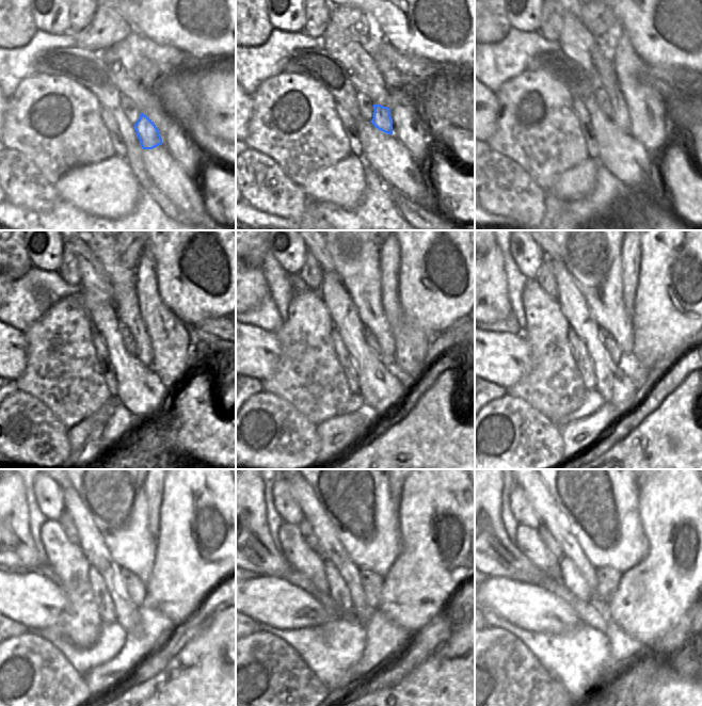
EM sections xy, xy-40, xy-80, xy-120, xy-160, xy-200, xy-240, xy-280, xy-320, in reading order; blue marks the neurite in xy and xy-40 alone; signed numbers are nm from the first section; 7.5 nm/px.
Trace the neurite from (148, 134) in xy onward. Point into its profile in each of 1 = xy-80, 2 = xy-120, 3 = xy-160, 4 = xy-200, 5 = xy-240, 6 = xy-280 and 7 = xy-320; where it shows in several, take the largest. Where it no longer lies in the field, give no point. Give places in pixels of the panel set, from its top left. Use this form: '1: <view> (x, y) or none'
1: xy-80 (620, 113)
2: xy-120 (124, 278)
3: xy-160 (355, 256)
4: xy-200 (591, 252)
5: xy-240 (113, 491)
6: xy-280 (353, 491)
7: xy-320 (596, 491)

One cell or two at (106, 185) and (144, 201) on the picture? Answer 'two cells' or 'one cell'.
two cells

